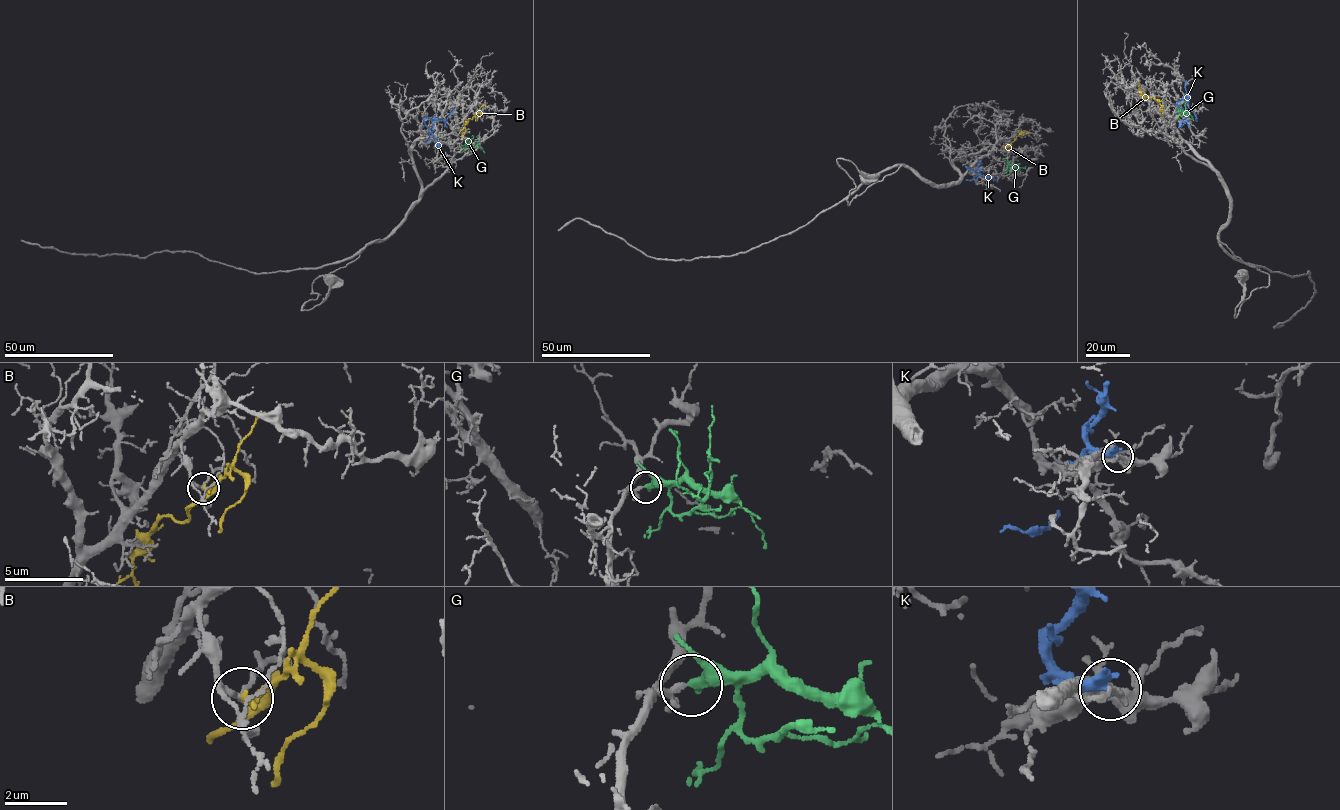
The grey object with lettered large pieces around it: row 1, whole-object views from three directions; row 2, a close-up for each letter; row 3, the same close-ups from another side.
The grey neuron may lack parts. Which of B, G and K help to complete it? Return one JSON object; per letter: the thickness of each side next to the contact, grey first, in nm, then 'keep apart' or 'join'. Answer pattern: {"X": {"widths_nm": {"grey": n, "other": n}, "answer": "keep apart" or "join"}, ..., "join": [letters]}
{"B": {"widths_nm": {"grey": 120, "other": 200}, "answer": "keep apart"}, "G": {"widths_nm": {"grey": 200, "other": 400}, "answer": "join"}, "K": {"widths_nm": {"grey": 150, "other": 440}, "answer": "keep apart"}, "join": ["G"]}

